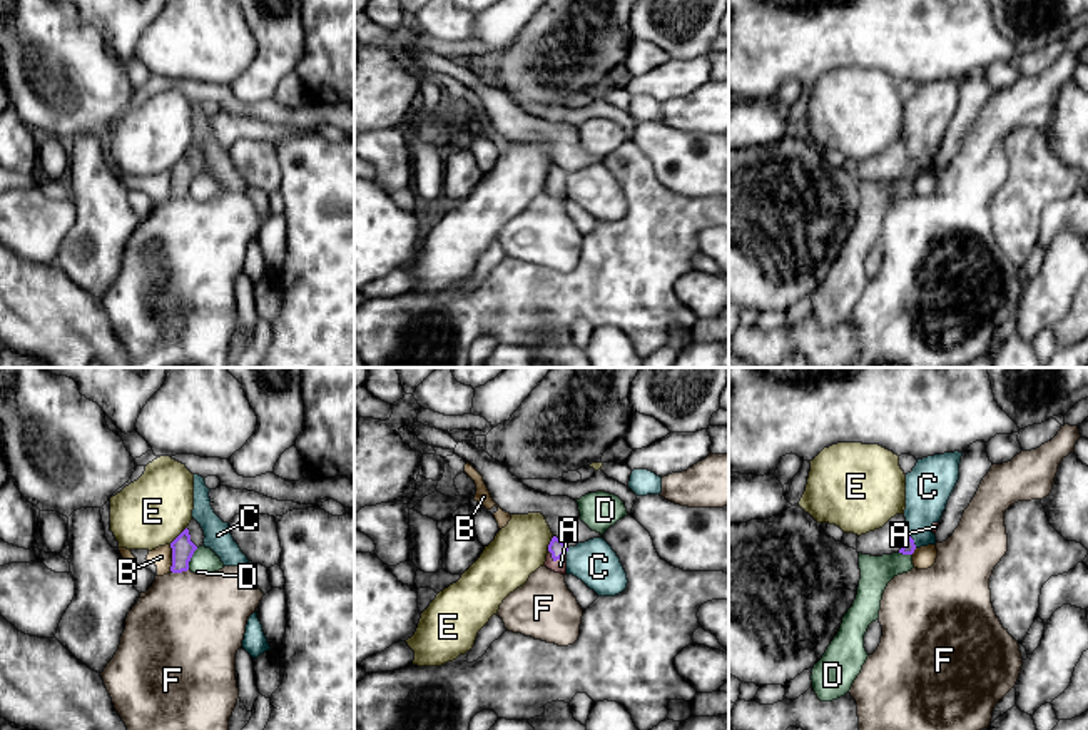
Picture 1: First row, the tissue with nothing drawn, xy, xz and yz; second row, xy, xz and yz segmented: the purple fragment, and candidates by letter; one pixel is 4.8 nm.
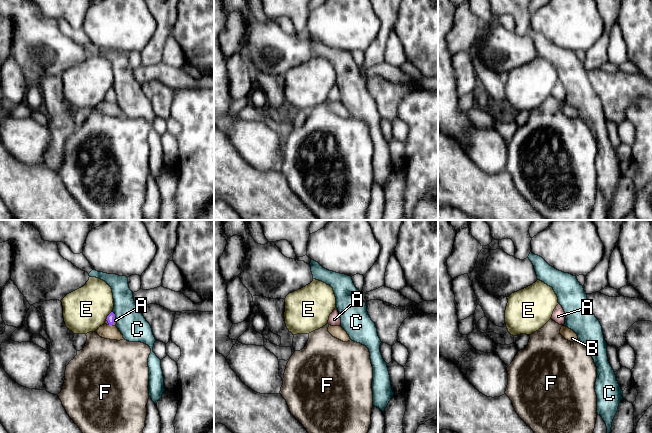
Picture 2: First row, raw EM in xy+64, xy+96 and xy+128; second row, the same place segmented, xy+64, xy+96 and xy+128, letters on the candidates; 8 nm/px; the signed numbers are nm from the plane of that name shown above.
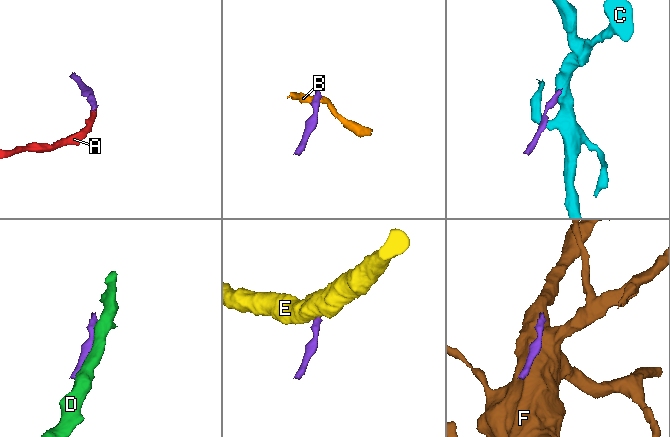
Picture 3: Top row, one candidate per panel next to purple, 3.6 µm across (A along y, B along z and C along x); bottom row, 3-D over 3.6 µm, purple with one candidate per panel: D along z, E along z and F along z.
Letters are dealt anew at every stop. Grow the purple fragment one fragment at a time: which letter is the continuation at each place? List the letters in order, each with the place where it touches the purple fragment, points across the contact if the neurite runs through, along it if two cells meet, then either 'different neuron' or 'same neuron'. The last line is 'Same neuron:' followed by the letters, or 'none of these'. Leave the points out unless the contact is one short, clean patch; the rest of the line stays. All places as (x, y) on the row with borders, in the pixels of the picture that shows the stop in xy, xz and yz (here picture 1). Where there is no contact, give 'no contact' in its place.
A: meets purple in xz at (555, 560); runs through xz (557, 547), (555, 560), (560, 565); same neuron
B: meets purple in xy at (172, 558); border along xy (169, 545), (171, 570); different neuron
C: meets purple in yz at (913, 542); border along yz (910, 535), (916, 547); different neuron
D: meets purple in xy at (191, 557); different neuron
E: meets purple in xy at (179, 535); border along xy (186, 527), (169, 543); different neuron
F: meets purple in xy at (179, 572); different neuron
Same neuron: A

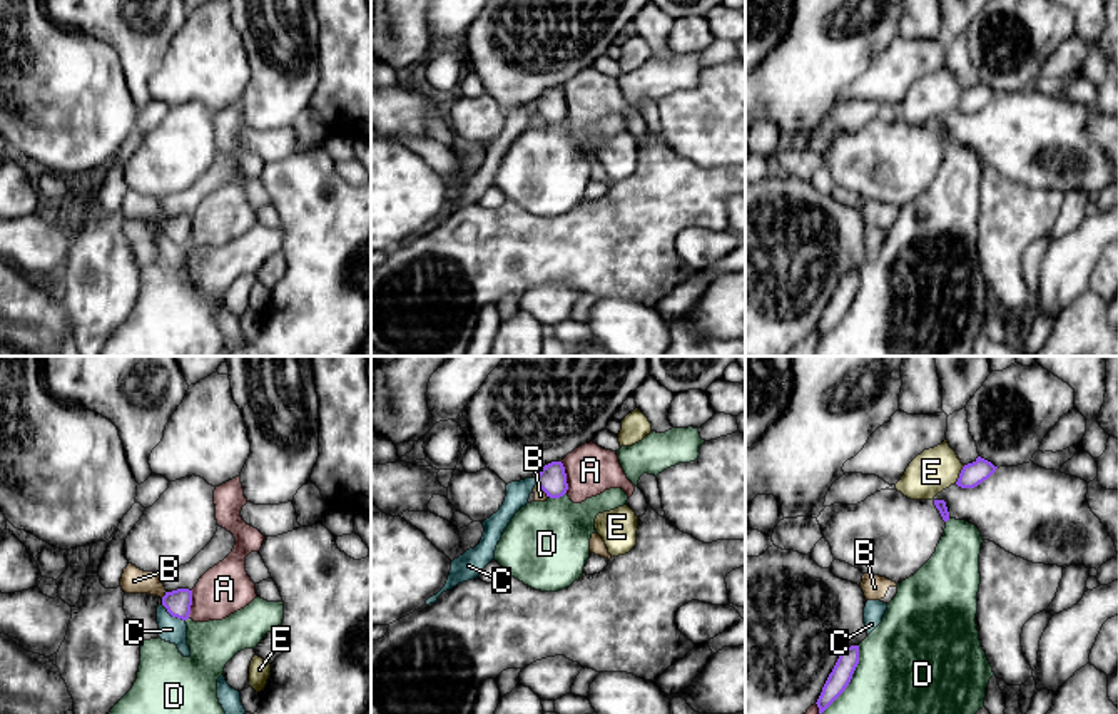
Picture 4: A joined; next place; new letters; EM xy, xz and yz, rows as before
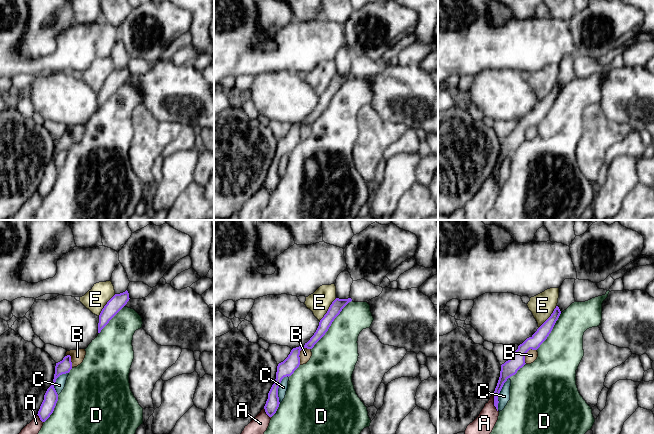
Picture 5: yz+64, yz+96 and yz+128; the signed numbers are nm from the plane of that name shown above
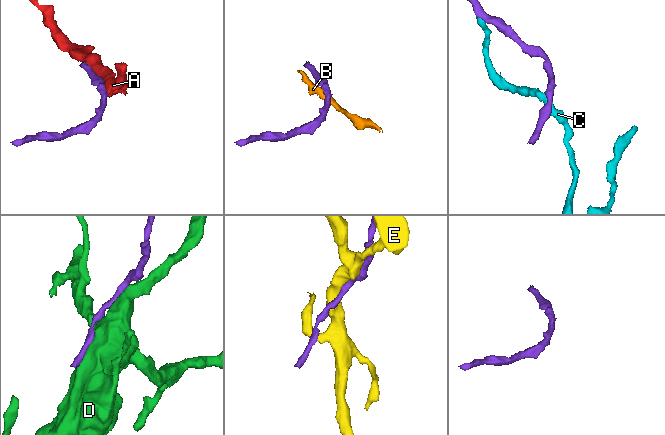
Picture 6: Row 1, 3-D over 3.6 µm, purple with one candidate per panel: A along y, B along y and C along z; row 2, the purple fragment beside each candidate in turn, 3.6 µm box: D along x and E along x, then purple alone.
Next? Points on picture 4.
A: meets purple in xz at (565, 477); different neuron
B: meets purple in xy at (166, 594); border along xy (166, 591), (161, 597); different neuron
C: meets purple in xy at (172, 616); border along xy (162, 604), (172, 616), (184, 621); different neuron
D: meets purple in yz at (851, 678); different neuron
E: meets purple in yz at (960, 474); different neuron
Same neuron: none of these

